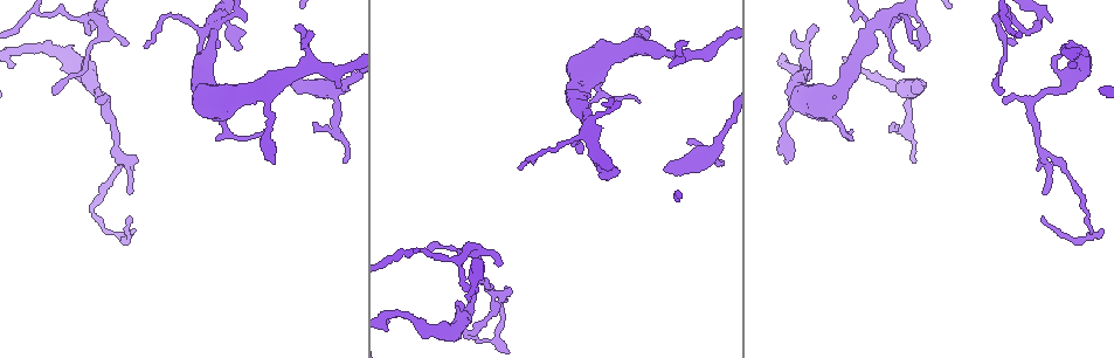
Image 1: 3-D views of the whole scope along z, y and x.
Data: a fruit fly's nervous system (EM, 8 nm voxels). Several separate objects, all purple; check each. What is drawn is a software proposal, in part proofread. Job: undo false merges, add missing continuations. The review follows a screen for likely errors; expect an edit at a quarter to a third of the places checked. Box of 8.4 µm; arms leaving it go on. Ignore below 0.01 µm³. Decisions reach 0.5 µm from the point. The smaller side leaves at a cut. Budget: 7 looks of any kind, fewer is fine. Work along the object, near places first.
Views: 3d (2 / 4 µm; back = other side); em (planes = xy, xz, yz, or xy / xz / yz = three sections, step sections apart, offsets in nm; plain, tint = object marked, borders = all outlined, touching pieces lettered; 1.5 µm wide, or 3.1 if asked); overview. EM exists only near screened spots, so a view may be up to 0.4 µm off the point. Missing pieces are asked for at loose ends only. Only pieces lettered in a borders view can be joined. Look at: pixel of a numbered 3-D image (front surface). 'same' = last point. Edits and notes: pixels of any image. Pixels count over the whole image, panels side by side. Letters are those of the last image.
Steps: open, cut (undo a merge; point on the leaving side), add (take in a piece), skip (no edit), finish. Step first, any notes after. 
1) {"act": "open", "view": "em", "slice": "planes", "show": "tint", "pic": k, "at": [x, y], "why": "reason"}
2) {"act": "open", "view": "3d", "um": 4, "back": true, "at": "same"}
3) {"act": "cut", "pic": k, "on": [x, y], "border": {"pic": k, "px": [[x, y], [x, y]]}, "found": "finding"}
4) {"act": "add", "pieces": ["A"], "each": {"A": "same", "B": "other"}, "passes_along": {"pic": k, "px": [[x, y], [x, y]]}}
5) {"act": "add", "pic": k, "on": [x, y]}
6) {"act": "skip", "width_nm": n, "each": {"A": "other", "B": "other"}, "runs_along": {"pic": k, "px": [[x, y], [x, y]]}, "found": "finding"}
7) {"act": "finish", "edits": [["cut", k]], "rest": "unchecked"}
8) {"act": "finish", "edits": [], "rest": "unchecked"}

{"act": "open", "view": "3d", "um": 2, "pic": 1, "at": [212, 22], "why": "sharp bend"}

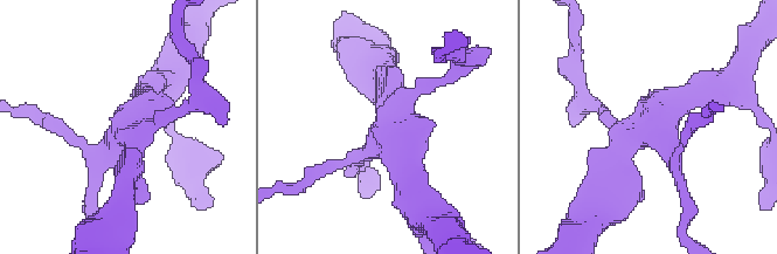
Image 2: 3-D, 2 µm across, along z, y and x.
{"act": "open", "view": "em", "slice": "planes", "show": "borders", "pic": 2, "at": [389, 131], "why": "now the EM"}

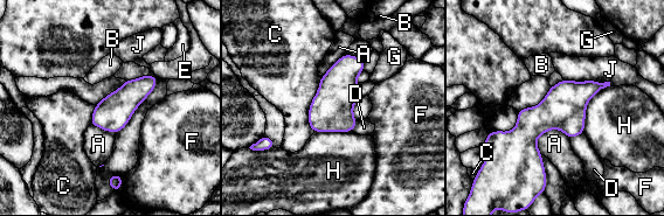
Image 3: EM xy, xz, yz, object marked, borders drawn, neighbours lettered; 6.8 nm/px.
{"act": "skip", "each": {"A": "other", "B": "other", "C": "other", "D": "other", "E": "other", "F": "other", "G": "other", "H": "other", "J": "other"}, "border": {"pic": 3, "px": [[320, 77], [308, 116], [312, 132]]}, "found": "continuous, no second neuron"}

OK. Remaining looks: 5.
{"act": "open", "view": "em", "slice": "xy", "step": 4, "show": "tint", "pic": 1, "at": [275, 164], "why": "free end"}

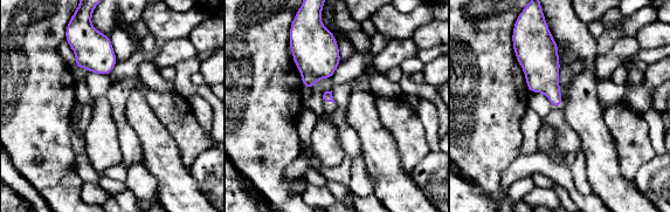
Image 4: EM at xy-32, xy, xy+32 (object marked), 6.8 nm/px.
{"act": "open", "view": "em", "slice": "planes", "show": "borders", "at": "same", "why": "another direction"}

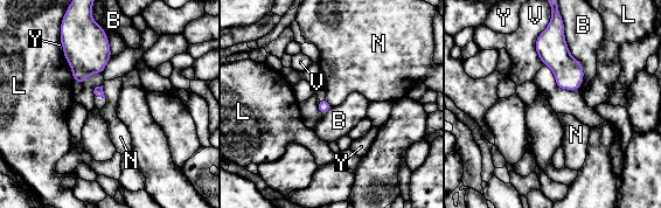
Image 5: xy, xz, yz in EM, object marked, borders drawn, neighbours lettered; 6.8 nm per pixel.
{"act": "skip", "each": {"B": "other", "L": "other", "N": "other", "V": "other", "Y": "other"}, "found": "none of them fits"}

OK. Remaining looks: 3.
{"act": "open", "view": "3d", "um": 4, "pic": 1, "at": [494, 296], "why": "a fork"}

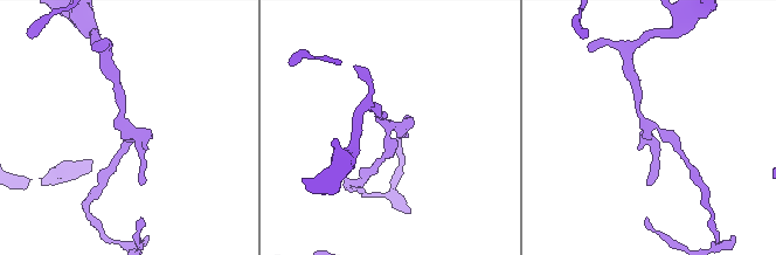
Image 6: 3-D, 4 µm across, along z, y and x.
{"act": "open", "view": "em", "slice": "yz", "step": 8, "show": "tint", "pic": 6, "at": [128, 127], "why": "now the EM"}

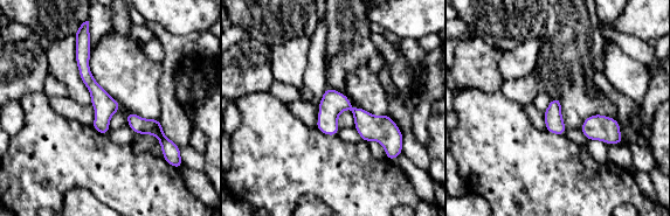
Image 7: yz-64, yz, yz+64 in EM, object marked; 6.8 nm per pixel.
{"act": "open", "view": "em", "slice": "xz", "step": 4, "show": "borders", "at": "same", "why": "cut it another way"}

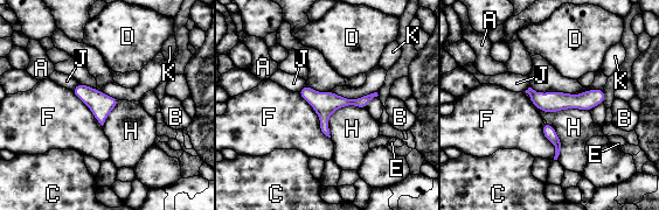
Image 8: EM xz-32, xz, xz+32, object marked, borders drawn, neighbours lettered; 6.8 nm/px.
{"act": "skip", "longest_contact_nm": ["F", 400], "each": {"A": "other", "B": "other", "C": "other", "D": "other", "E": "other", "F": "other", "H": "other", "J": "other", "K": "other"}, "runs_along": {"pic": 8, "px": [[529, 91], [540, 100], [602, 95]]}, "found": "all the same neuron"}

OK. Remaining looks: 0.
{"act": "finish", "edits": [], "rest": "unchecked"}

